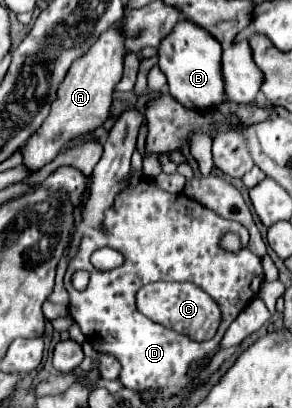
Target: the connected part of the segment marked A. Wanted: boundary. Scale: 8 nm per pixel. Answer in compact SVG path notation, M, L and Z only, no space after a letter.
M114 25L114 29L102 33L102 37L94 43L94 49L90 49L90 53L82 57L82 61L74 61L74 65L58 85L50 115L46 117L38 133L34 133L30 141L26 141L26 145L22 147L24 167L30 173L36 173L40 167L54 161L56 155L62 153L74 139L94 133L98 127L104 125L104 121L110 115L114 87L122 77L124 55L126 49L124 49L124 37L120 33L120 25Z

